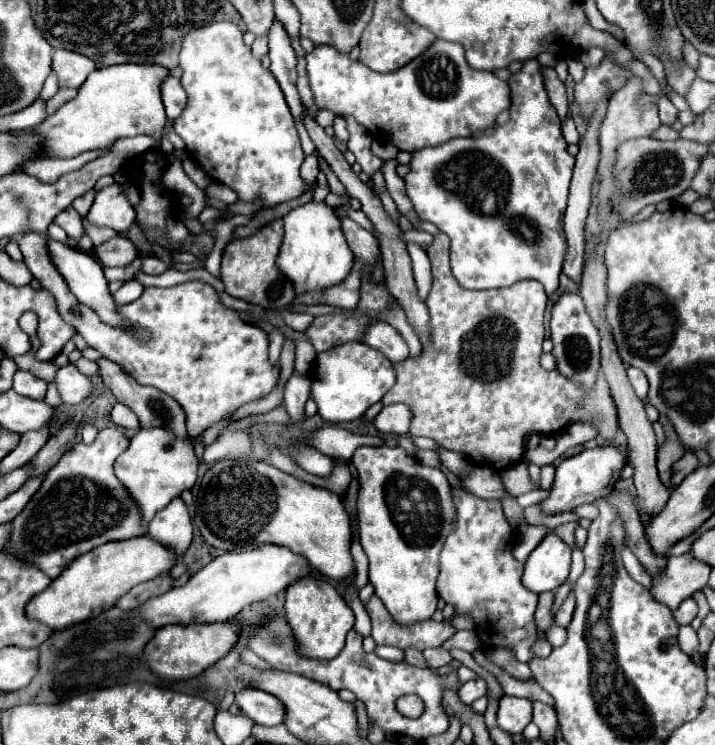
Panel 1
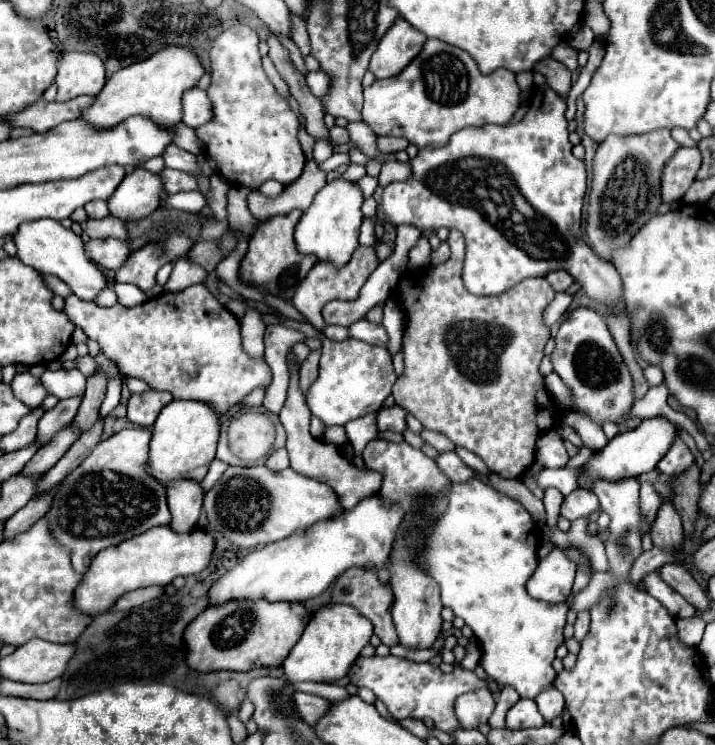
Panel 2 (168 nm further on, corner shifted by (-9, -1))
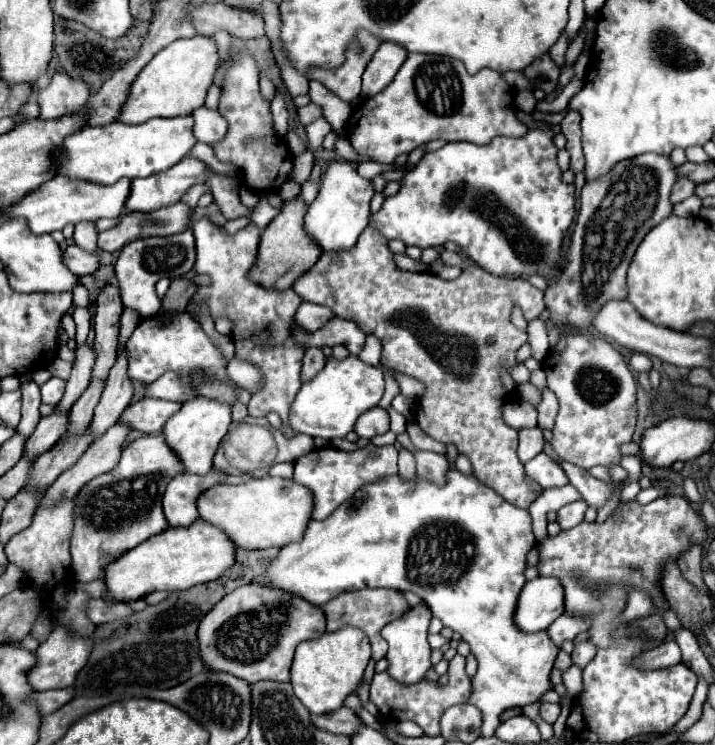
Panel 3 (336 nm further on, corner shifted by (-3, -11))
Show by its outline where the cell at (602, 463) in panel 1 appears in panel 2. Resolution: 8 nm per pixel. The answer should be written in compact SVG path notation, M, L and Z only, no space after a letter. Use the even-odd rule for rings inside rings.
M666 417L644 419L636 429L632 429L628 433L620 433L602 451L598 451L598 453L594 453L594 457L590 457L584 473L580 475L580 487L592 489L592 481L596 477L618 481L618 479L638 477L642 473L652 471L658 465L658 461L668 453L668 449L672 447L676 437L678 437L678 427L672 421L668 421Z

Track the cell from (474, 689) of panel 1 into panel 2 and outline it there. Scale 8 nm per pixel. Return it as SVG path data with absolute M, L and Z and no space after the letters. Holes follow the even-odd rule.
M478 689L464 693L456 699L454 713L462 729L476 729L482 723L488 723L494 711L494 697L488 689Z

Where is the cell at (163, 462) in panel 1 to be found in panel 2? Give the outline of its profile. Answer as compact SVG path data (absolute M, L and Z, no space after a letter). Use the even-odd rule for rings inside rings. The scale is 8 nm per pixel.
M174 399L160 411L152 431L154 437L150 441L148 459L148 471L152 473L152 477L156 477L162 485L170 485L176 479L204 479L210 461L216 455L216 443L220 433L220 413L214 405Z

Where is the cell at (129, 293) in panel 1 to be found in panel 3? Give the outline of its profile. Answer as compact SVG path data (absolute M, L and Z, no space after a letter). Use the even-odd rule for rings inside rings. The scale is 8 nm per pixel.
M84 285L76 287L76 289L72 291L72 295L74 295L74 305L76 305L76 307L90 309L90 297L88 297L88 291L86 291Z

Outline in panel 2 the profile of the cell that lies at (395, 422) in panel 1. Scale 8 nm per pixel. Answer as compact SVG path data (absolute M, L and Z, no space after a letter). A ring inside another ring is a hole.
M398 405L382 407L376 415L376 423L380 431L396 431L402 433L406 429L406 411Z

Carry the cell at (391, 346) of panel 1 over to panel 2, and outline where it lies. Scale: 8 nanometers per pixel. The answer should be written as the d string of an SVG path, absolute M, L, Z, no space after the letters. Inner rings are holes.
M368 319L354 321L348 327L348 331L350 331L350 337L360 339L360 341L366 341L366 343L372 343L372 345L384 347L386 341L388 341L388 335L386 335L384 327L382 325L376 325L376 323L370 323Z

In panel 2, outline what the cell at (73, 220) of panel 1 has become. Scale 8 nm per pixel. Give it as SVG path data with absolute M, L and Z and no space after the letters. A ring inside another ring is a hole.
M104 217L100 221L88 219L84 221L84 225L80 223L82 231L90 237L90 239L106 239L106 237L116 237L116 239L128 239L128 229L126 223L116 219L116 217Z

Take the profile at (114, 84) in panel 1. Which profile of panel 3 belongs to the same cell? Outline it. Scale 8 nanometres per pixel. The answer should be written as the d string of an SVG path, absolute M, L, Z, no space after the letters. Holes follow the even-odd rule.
M196 35L192 39L178 39L178 41L170 43L160 53L156 53L152 57L152 61L136 75L136 79L130 85L126 103L122 105L122 113L118 115L116 121L118 123L142 123L142 121L148 121L152 117L184 117L184 115L190 115L194 109L204 105L206 91L212 85L212 77L216 73L216 65L218 65L218 49L216 49L216 43L212 37Z

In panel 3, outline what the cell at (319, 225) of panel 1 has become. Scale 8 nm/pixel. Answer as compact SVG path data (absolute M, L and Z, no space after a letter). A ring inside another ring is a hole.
M330 161L326 173L322 175L322 185L318 197L308 205L304 217L304 229L314 239L314 243L328 251L348 251L356 245L358 235L366 229L370 217L370 199L374 187L368 179L362 179L356 169L346 161Z

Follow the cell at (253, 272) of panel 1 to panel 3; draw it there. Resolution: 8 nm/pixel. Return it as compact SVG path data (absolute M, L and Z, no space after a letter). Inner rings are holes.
M292 199L282 207L282 213L274 217L268 227L260 235L258 255L256 261L248 273L248 279L262 285L264 289L276 289L276 291L288 291L294 281L304 275L320 257L320 251L314 247L314 241L306 235L302 227L302 219L306 215L306 205L302 199Z

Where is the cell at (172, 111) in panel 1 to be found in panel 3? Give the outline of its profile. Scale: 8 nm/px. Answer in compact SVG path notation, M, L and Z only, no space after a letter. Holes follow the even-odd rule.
M198 107L196 111L192 111L192 119L194 119L194 137L202 143L216 143L216 139L222 139L222 135L228 129L226 119L222 119L222 115L218 111L212 111L208 107Z

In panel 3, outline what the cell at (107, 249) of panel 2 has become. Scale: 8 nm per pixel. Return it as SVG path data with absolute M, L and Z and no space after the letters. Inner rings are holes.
M70 245L64 251L64 263L70 267L70 271L78 277L92 275L100 269L100 257L98 253L88 253L76 245Z

